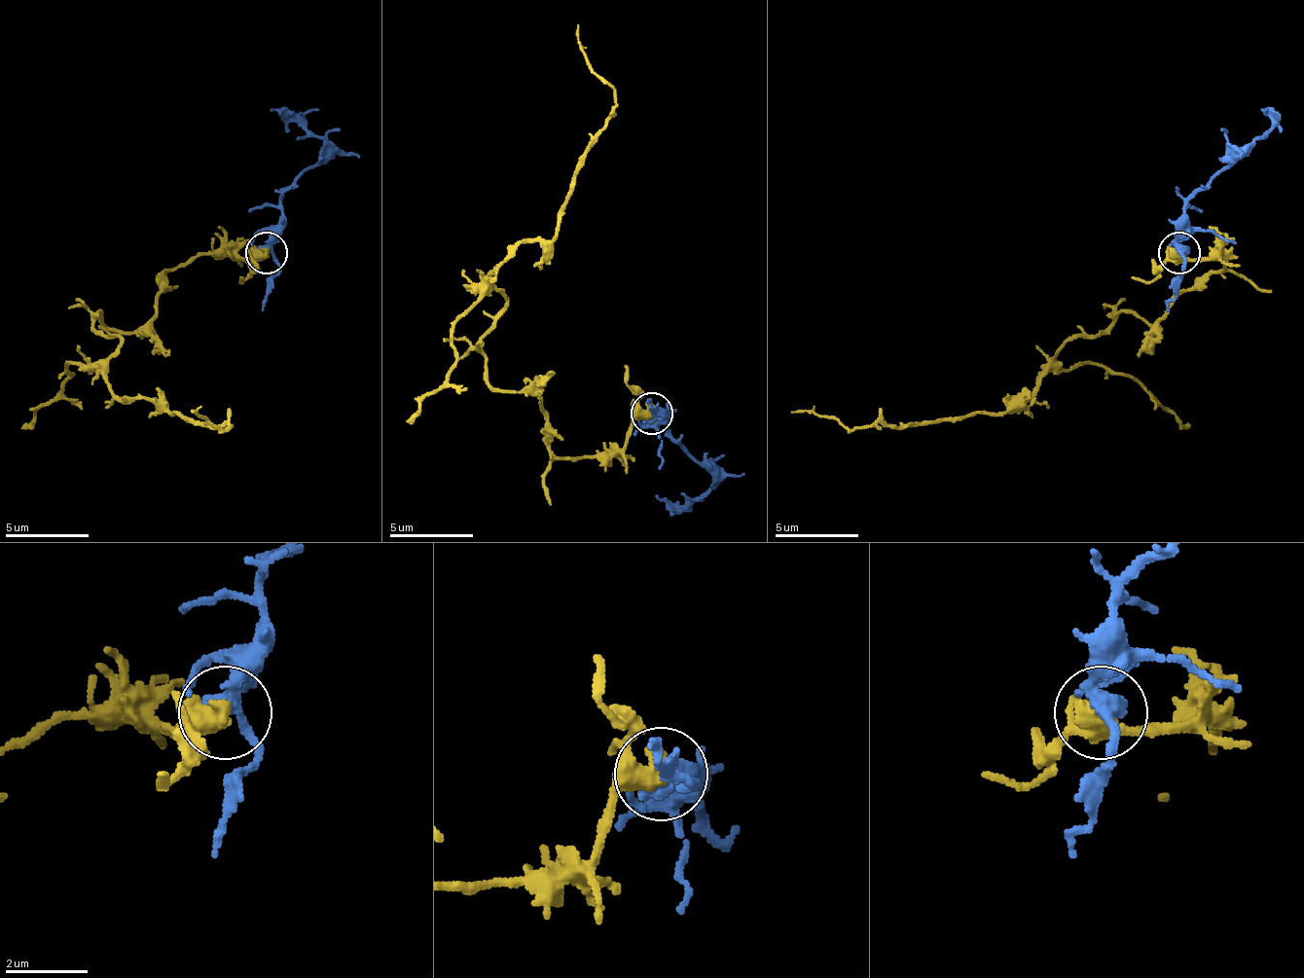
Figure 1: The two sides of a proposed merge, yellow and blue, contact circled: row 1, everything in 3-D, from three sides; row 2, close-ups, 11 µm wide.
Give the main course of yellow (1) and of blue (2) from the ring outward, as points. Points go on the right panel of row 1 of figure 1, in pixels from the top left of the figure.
1: (1180, 251), (1222, 268), (1155, 331), (1126, 314), (1071, 340), (1004, 411), (874, 427), (789, 411)
2: (1180, 251), (1184, 205), (1273, 126), (1273, 117), (1260, 108)

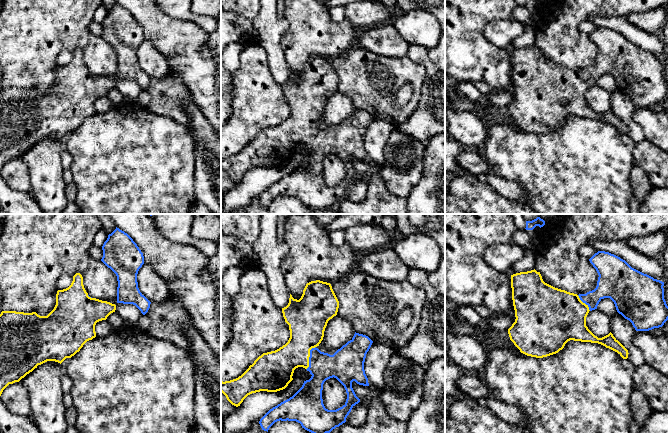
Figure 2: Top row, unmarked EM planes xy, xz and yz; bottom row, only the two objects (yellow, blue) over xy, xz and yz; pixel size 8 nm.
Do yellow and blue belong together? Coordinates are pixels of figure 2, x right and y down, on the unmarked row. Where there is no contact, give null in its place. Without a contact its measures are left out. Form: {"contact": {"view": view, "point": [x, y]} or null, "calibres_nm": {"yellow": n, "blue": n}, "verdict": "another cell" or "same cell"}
{"contact": {"view": "xz", "point": [309, 132]}, "calibres_nm": {"yellow": 280, "blue": 220}, "verdict": "same cell"}

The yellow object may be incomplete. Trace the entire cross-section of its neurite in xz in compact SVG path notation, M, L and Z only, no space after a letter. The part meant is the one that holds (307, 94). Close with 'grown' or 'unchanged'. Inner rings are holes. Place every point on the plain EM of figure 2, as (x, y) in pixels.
M316 56L307 59L299 76L294 75L290 70L288 81L282 84L283 93L290 106L288 118L275 127L263 129L238 154L225 158L221 157L221 168L227 176L238 183L252 169L283 166L293 156L294 146L303 143L310 148L311 154L304 157L302 163L292 173L270 185L260 195L259 200L262 206L268 208L275 198L288 196L296 197L305 206L322 213L345 199L352 184L360 178L352 164L352 158L355 157L359 161L369 162L364 138L373 117L368 112L355 108L353 114L333 131L321 128L317 123L323 116L328 97L337 91L338 84L339 77L331 60L327 58ZM333 153L344 162L347 175L342 183L336 186L328 186L323 180L322 166L324 158Z; grown

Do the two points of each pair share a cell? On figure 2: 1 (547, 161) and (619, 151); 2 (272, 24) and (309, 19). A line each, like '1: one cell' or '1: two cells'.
1: one cell
2: two cells

